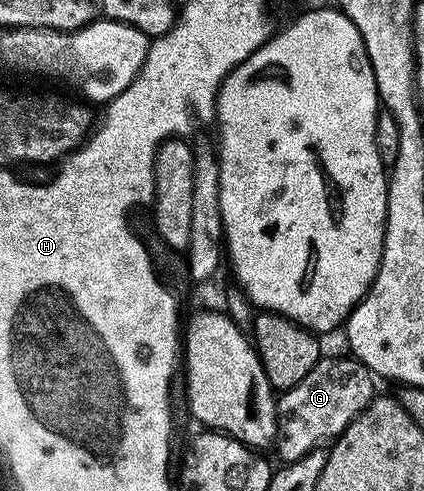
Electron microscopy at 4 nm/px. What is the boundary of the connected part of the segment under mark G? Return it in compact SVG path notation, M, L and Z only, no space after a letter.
M353 356L323 357L322 363L296 388L285 391L277 399L278 440L276 451L283 463L304 460L314 450L329 447L372 405L376 397L376 376Z

